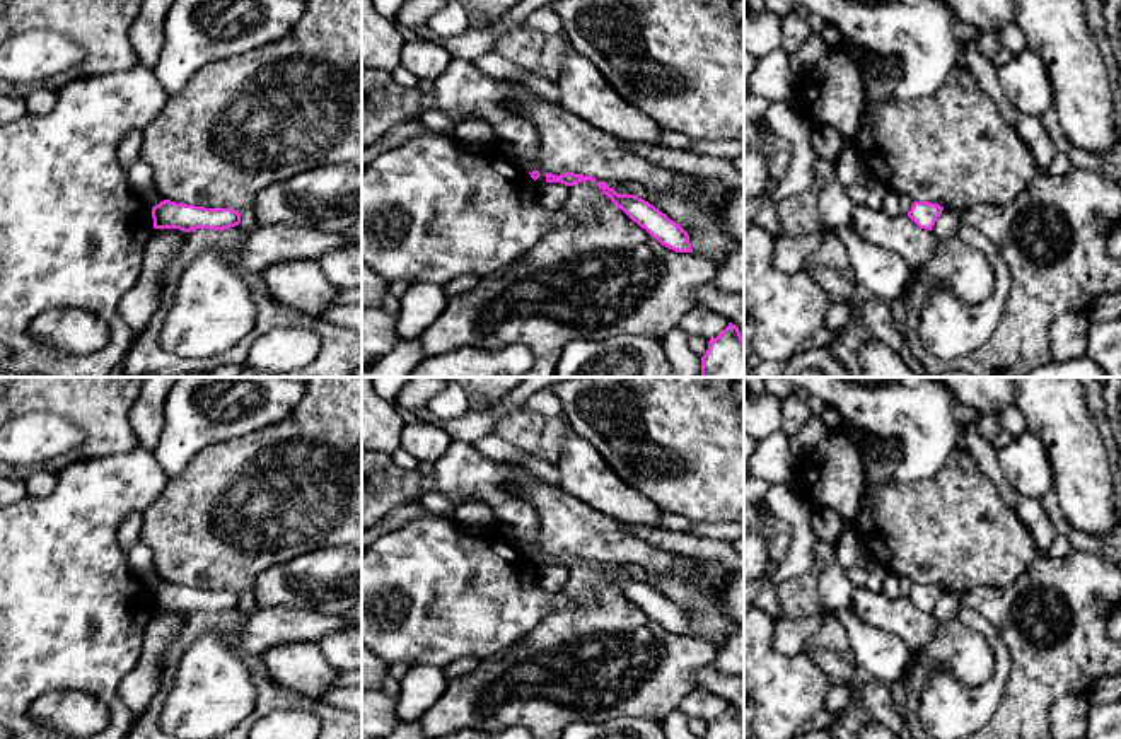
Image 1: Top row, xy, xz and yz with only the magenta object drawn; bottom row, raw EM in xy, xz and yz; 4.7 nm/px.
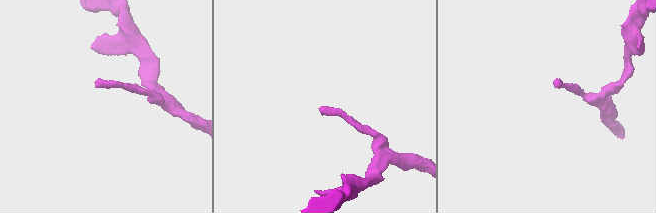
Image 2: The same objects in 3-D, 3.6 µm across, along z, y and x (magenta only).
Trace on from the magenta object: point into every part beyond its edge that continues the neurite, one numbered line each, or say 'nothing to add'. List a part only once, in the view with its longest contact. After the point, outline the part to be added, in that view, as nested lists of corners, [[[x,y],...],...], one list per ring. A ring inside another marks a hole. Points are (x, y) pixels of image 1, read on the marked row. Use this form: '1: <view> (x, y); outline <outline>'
nothing to add

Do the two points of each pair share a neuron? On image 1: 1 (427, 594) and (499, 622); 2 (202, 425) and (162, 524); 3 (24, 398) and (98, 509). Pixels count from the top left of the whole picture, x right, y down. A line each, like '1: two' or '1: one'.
1: one
2: two
3: two

